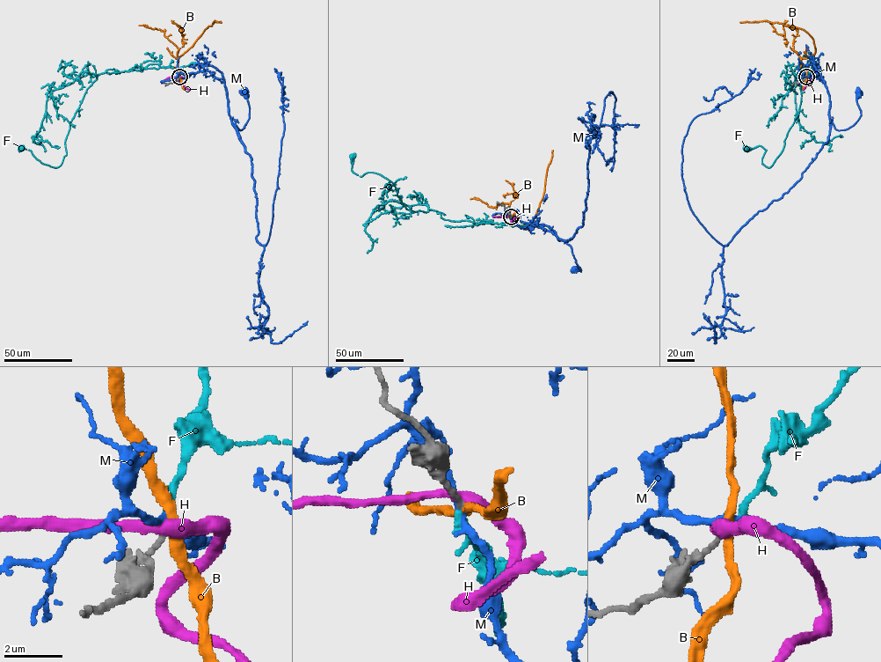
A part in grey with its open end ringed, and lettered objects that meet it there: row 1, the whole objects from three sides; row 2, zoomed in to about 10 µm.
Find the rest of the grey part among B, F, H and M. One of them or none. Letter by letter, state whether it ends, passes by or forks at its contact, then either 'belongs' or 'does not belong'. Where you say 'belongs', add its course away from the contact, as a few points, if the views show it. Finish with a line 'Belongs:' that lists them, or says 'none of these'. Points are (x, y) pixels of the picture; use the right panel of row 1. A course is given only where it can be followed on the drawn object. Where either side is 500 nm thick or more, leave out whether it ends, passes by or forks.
B: it passes by | does not belong
F: it ends | belongs | via (806, 77), (815, 68), (800, 73), (799, 113), (773, 164), (762, 163), (766, 150), (760, 146), (746, 148)
H: it passes by | does not belong
M: it passes by | does not belong
Belongs: F

